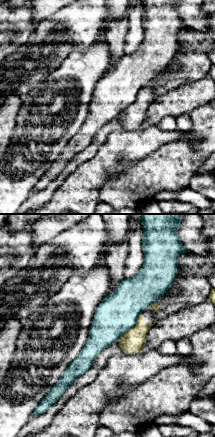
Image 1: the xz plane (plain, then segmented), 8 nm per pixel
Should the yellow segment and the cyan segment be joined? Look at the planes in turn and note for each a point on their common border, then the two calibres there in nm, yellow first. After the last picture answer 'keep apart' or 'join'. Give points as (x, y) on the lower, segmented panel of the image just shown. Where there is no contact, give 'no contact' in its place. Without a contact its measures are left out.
contact (131, 328); calibres 190 and 320 nm

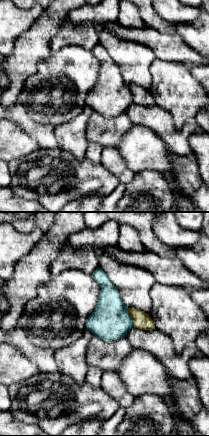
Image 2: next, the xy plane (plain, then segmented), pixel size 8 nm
contact (131, 317); calibres 140 and 300 nm

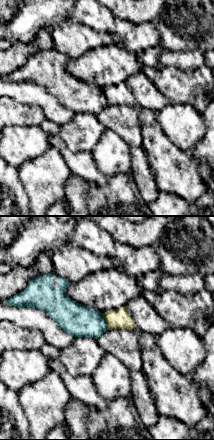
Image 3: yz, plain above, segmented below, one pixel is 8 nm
contact (106, 322); calibres 170 and 260 nm

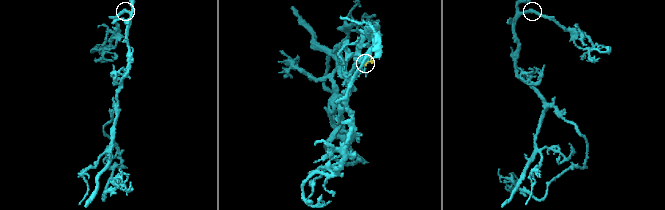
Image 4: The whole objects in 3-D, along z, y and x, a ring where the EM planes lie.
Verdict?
join

